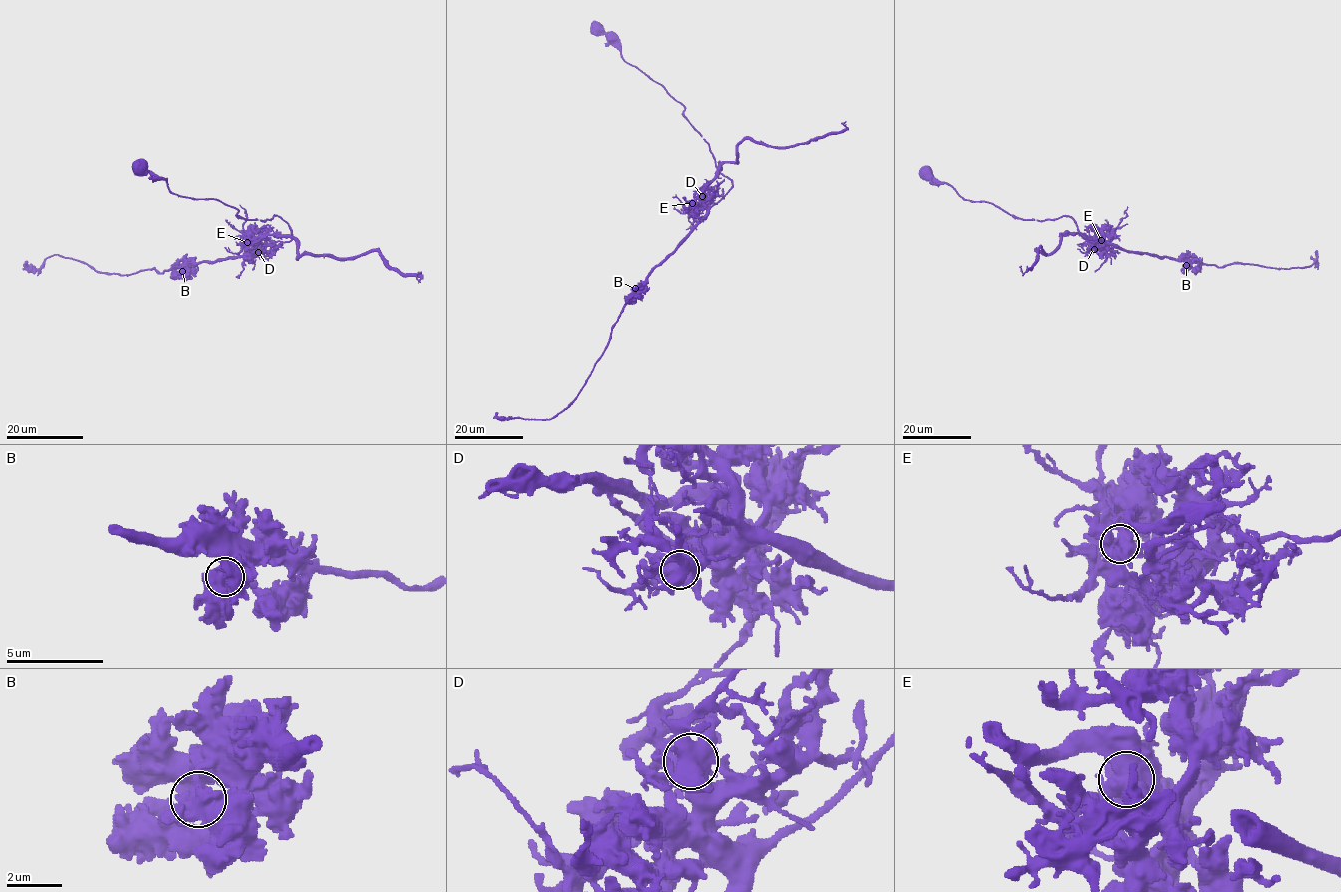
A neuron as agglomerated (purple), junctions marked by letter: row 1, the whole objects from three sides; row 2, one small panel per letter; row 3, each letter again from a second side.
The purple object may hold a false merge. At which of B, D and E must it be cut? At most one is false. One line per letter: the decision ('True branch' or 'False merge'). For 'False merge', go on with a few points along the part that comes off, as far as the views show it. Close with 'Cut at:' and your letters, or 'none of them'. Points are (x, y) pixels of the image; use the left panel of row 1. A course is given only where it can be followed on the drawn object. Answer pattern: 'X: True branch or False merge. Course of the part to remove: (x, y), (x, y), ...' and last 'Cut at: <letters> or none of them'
B: True branch
D: True branch
E: False merge. Course of the part to remove: (247, 243), (272, 235), (291, 237), (297, 258), (376, 251), (404, 274), (419, 279), (420, 273)
Cut at: E

